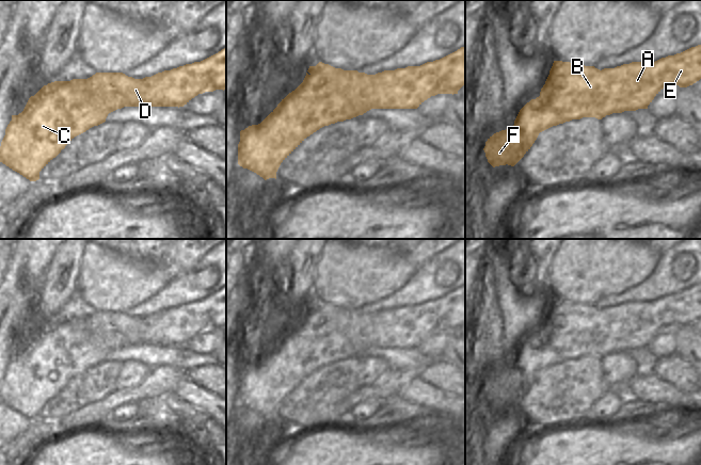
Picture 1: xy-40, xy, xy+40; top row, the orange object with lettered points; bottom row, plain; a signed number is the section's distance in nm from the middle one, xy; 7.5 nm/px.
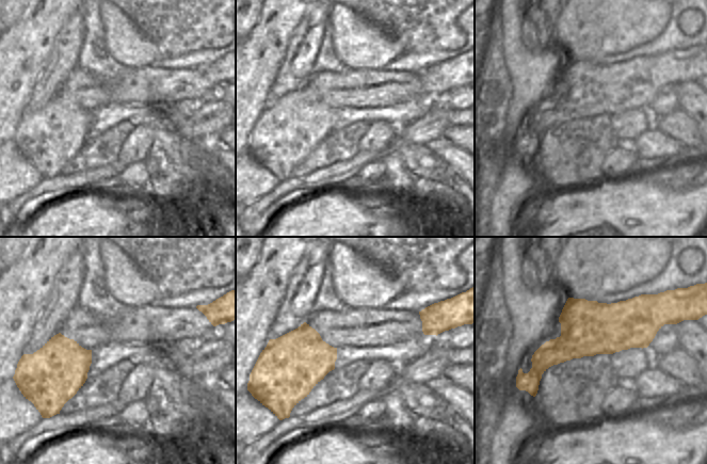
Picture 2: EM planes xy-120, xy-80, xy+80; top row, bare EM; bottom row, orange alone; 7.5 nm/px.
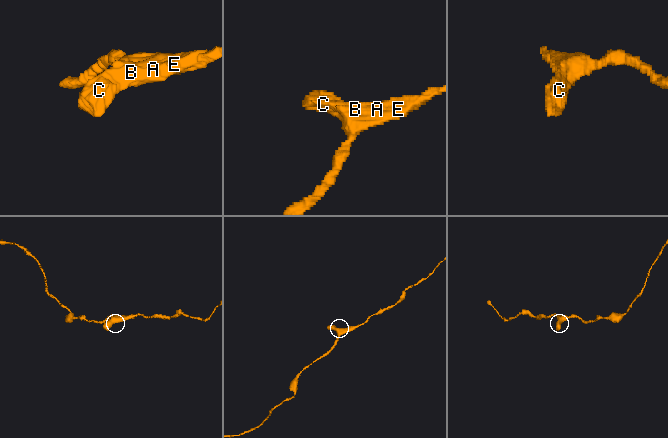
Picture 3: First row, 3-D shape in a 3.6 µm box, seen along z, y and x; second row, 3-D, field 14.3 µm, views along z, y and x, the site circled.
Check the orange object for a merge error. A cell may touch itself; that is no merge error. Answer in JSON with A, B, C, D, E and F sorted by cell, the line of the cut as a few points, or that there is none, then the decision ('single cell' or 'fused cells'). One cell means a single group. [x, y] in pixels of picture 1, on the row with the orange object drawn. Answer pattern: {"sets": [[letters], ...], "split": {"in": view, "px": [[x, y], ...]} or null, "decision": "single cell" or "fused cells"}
{"sets": [["A", "B", "C", "D", "E", "F"]], "split": null, "decision": "single cell"}

